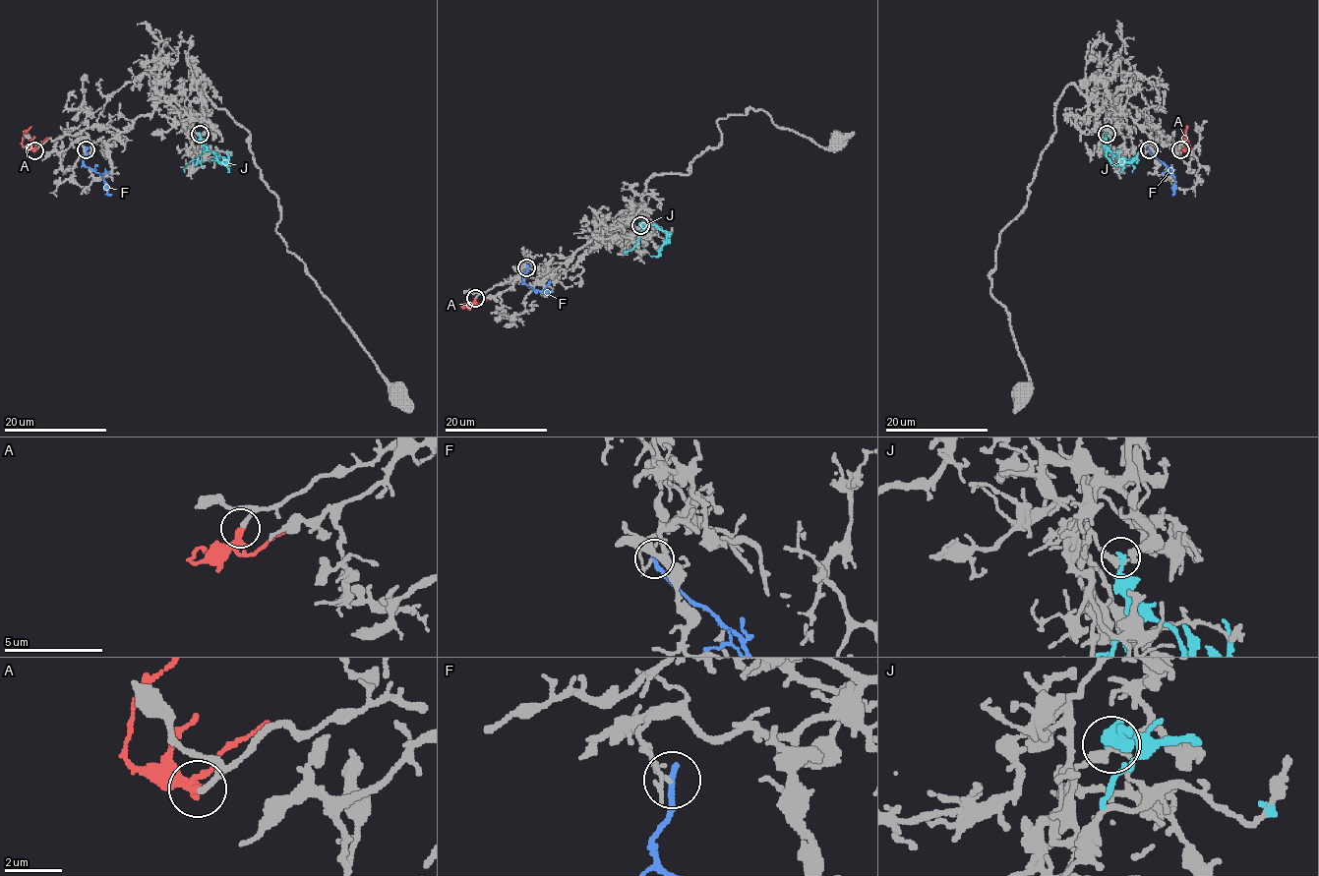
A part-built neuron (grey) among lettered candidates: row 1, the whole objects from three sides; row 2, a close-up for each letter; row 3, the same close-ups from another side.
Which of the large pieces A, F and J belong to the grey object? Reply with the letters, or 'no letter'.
A

